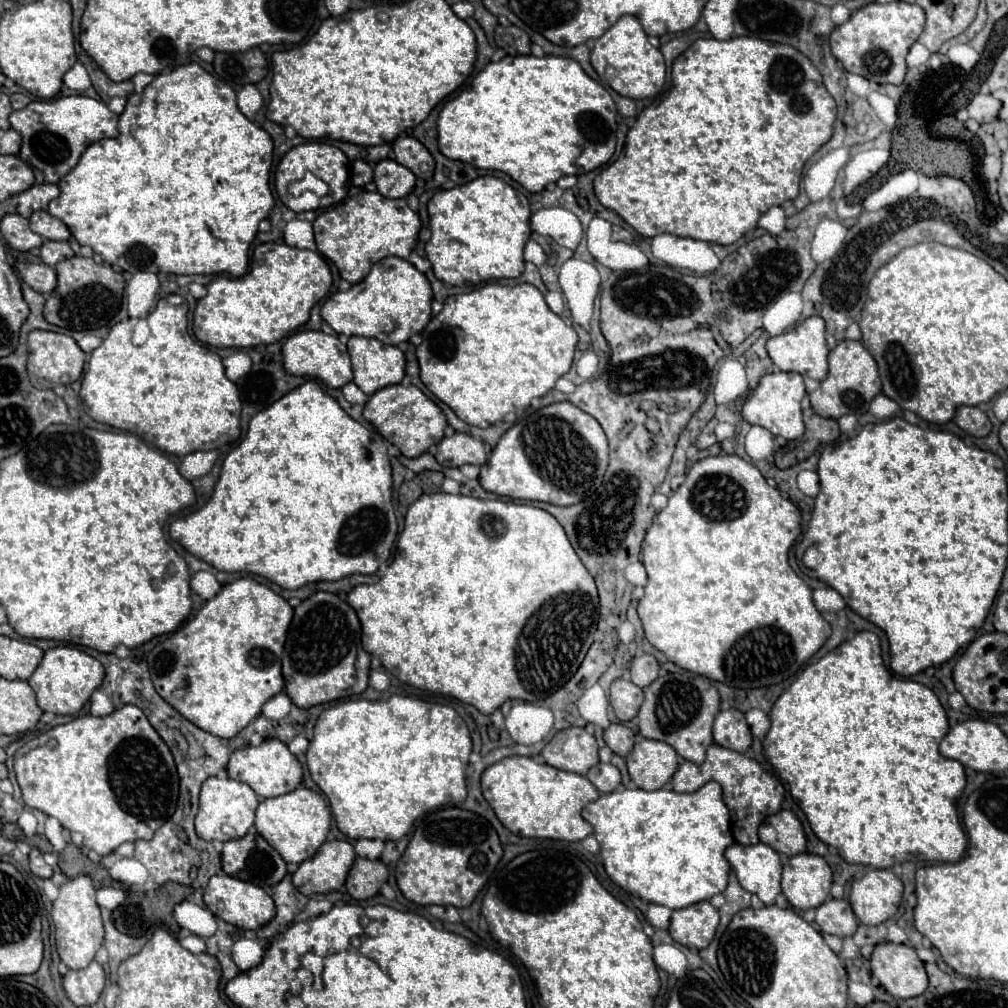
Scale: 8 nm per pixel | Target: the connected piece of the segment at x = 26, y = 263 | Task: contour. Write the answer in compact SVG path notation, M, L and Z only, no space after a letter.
M23 252L17 260L17 272L27 286L31 286L39 294L51 294L57 286L55 268L41 262L35 252Z

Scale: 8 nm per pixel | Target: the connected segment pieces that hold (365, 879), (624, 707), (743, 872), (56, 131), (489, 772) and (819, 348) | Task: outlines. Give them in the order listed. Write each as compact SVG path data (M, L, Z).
M357 858L347 876L345 886L355 900L367 900L373 898L385 882L387 882L387 868L381 860Z
M617 678L611 684L611 706L621 722L633 720L639 712L641 702L643 702L643 690L635 686L631 680Z
M733 844L727 848L725 858L733 866L739 878L739 884L747 892L757 894L765 904L773 904L777 898L775 904L779 908L789 906L787 898L779 894L781 892L781 860L771 846Z
M61 96L53 100L33 100L23 110L11 114L11 128L15 128L21 138L19 158L25 160L35 172L37 184L57 184L69 170L75 168L85 148L103 138L117 138L117 120L105 102L93 100L89 96Z
M539 755L534 757L509 756L509 758L503 758L503 760L495 762L493 766L489 766L483 772L481 786L483 786L485 800L491 804L497 818L501 820L501 824L507 830L511 830L513 834L519 832L521 836L527 836L527 838L551 838L551 840L579 842L579 840L587 838L593 832L593 826L587 820L583 820L581 810L589 802L599 798L597 788L581 774L557 770L557 768L553 768L549 764L539 763Z
M811 316L803 320L799 326L783 332L781 336L773 336L767 340L767 352L771 360L785 372L797 372L805 378L823 380L827 376L827 344L825 344L825 322L821 316Z

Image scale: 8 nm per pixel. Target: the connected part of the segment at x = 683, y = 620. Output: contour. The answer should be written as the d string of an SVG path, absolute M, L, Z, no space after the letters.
M719 454L711 458L703 458L695 462L689 472L687 480L669 496L667 506L655 516L651 528L645 536L645 550L643 550L643 564L649 574L649 582L645 586L645 596L639 600L637 612L643 622L643 630L647 640L665 654L665 658L679 668L685 668L689 672L695 672L699 676L705 676L709 680L723 682L733 688L763 688L771 684L779 684L785 678L791 678L801 670L801 666L825 644L825 640L831 636L831 626L825 622L825 618L819 614L819 610L813 604L811 588L793 572L789 566L789 548L801 534L801 514L795 508L795 504L781 496L781 492L767 484L763 474L749 462L745 462L739 456Z

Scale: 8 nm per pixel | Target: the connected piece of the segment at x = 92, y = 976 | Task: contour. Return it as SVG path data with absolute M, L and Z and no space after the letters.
M91 962L83 970L69 970L63 976L63 988L75 1006L93 1006L105 986L105 972L99 962Z

